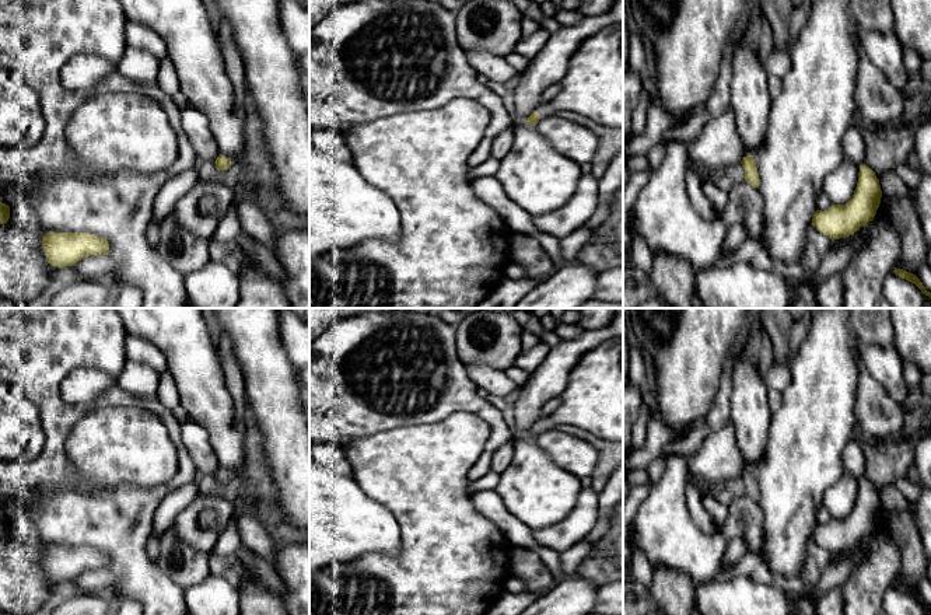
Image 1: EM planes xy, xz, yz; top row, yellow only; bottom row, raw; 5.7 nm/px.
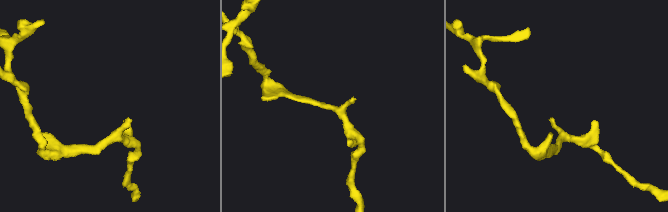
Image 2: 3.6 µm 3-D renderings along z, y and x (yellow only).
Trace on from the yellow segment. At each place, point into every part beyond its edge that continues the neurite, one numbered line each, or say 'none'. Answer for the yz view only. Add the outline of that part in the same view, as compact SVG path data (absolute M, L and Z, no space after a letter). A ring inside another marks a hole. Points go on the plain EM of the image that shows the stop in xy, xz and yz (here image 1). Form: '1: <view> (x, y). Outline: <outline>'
none

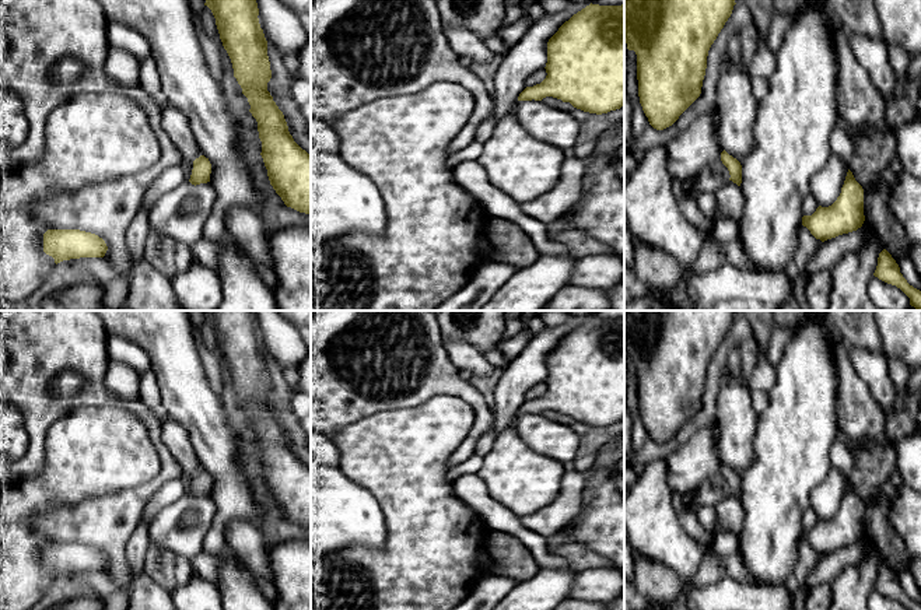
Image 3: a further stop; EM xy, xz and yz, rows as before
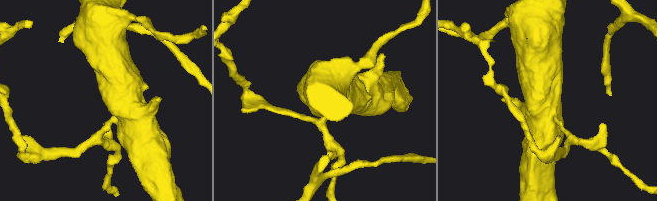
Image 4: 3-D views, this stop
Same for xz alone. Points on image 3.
none

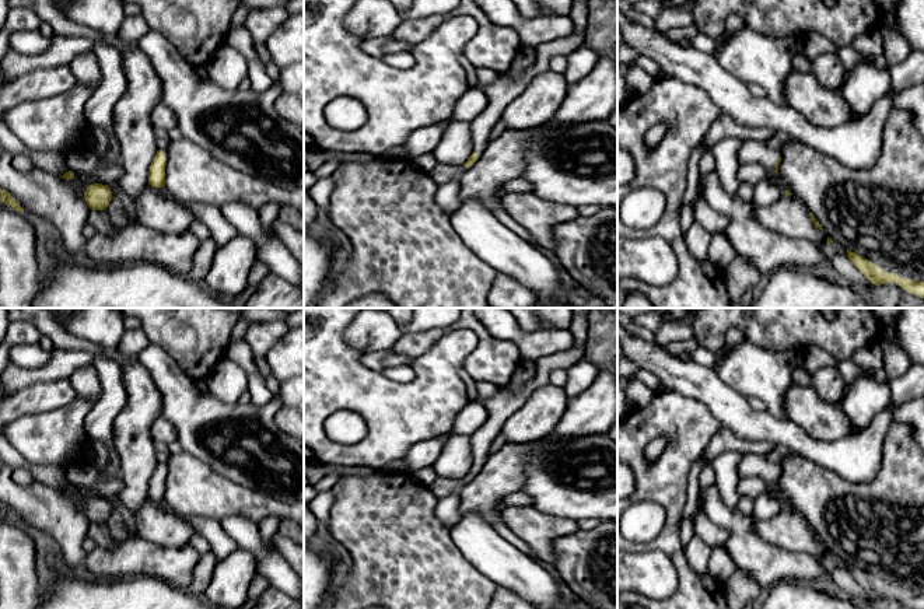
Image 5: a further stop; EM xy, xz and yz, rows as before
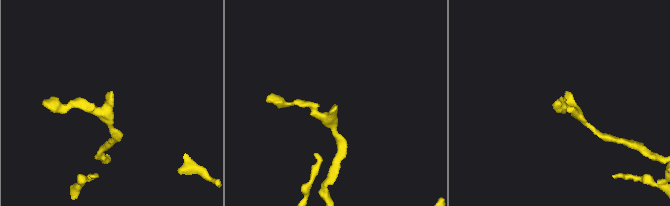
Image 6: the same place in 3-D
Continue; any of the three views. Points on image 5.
1: yz (758, 465). Outline: M746 454L738 466L739 477L757 476L774 486L776 476L781 470L778 463L771 463L766 455Z

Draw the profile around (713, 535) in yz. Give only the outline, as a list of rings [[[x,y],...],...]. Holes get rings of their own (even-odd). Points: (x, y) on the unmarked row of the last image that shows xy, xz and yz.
[[[700,510],[693,519],[694,535],[704,540],[710,547],[725,543],[729,536],[727,529],[714,525]]]

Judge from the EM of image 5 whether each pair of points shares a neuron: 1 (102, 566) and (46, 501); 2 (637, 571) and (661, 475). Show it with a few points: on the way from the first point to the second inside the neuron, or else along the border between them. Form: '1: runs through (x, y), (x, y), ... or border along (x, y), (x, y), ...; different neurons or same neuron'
1: border along (87, 555), (83, 563); different neurons
2: border along (632, 550), (661, 550), (674, 563); different neurons

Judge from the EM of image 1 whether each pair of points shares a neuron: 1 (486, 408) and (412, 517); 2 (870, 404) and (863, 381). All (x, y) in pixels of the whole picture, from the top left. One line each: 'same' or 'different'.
1: different
2: same

